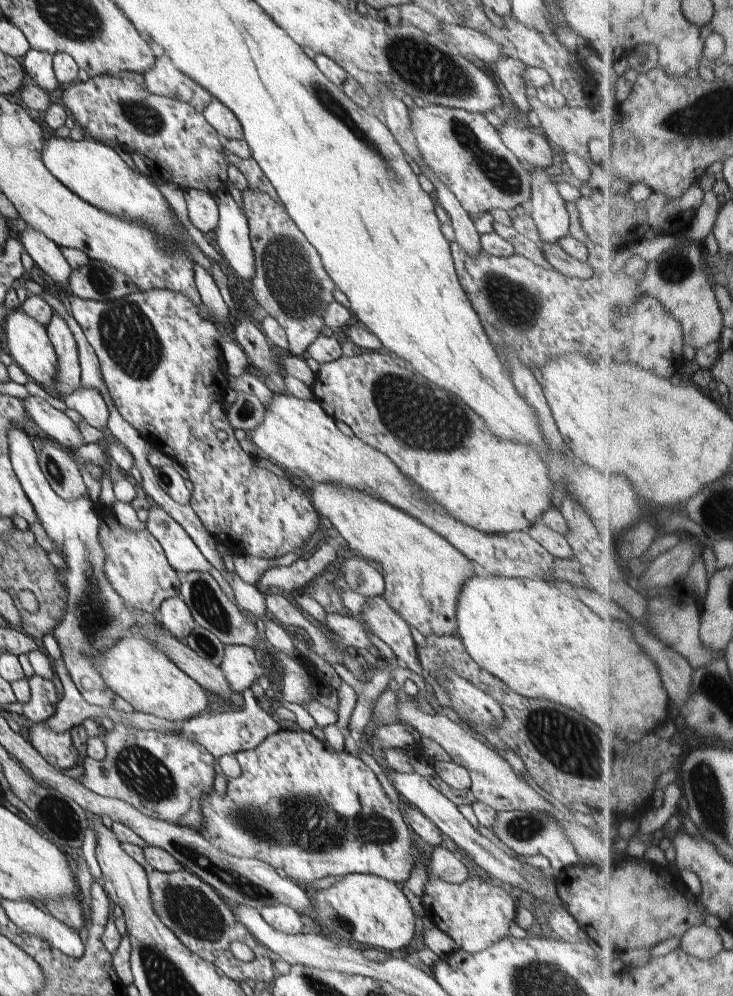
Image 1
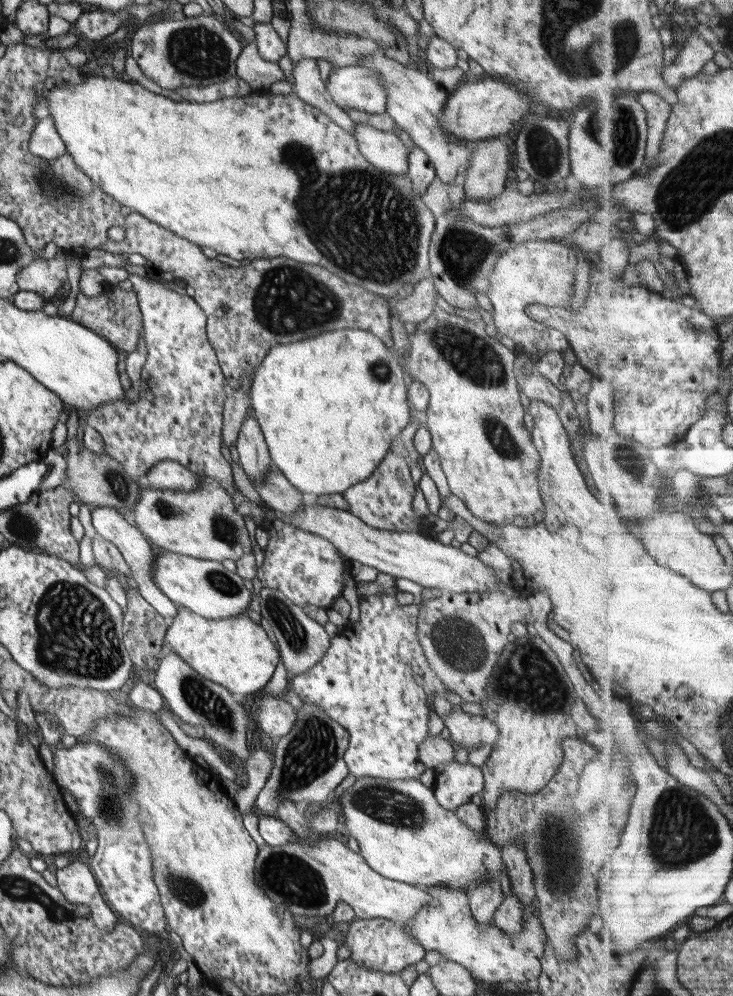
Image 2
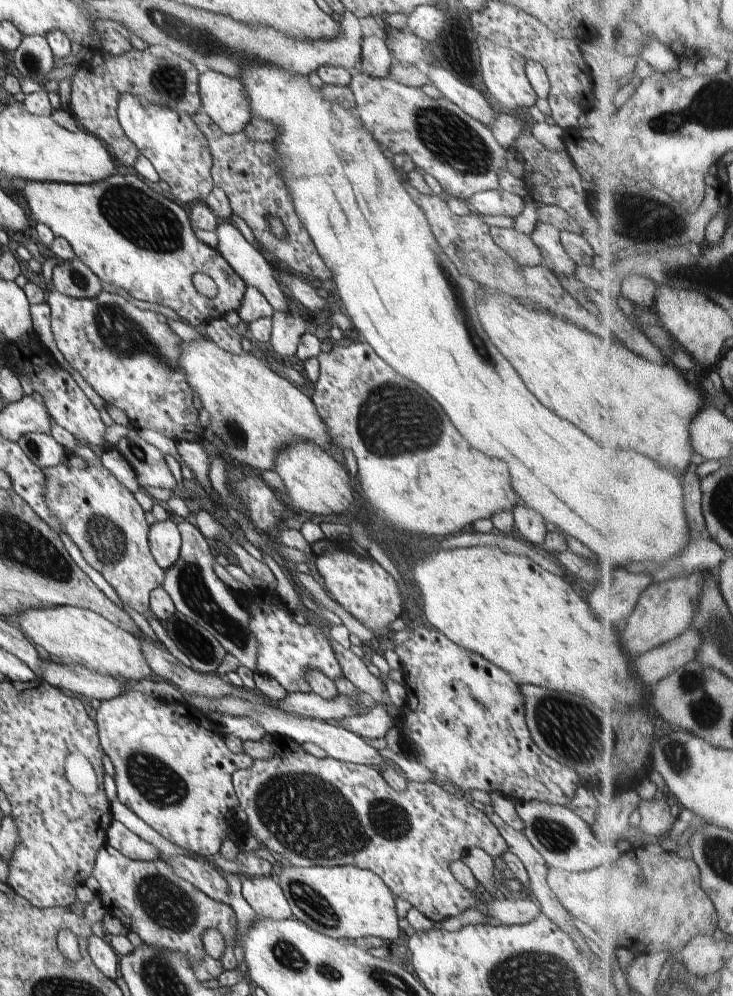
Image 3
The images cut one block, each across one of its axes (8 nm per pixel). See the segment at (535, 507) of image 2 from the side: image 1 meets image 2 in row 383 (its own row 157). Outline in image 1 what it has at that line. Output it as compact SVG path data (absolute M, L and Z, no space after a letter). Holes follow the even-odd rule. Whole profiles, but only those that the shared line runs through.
M414 106L409 120L425 166L447 186L470 216L494 208L508 211L518 205L529 206L532 174L521 168L521 162L503 144L499 132L482 113L442 106Z

